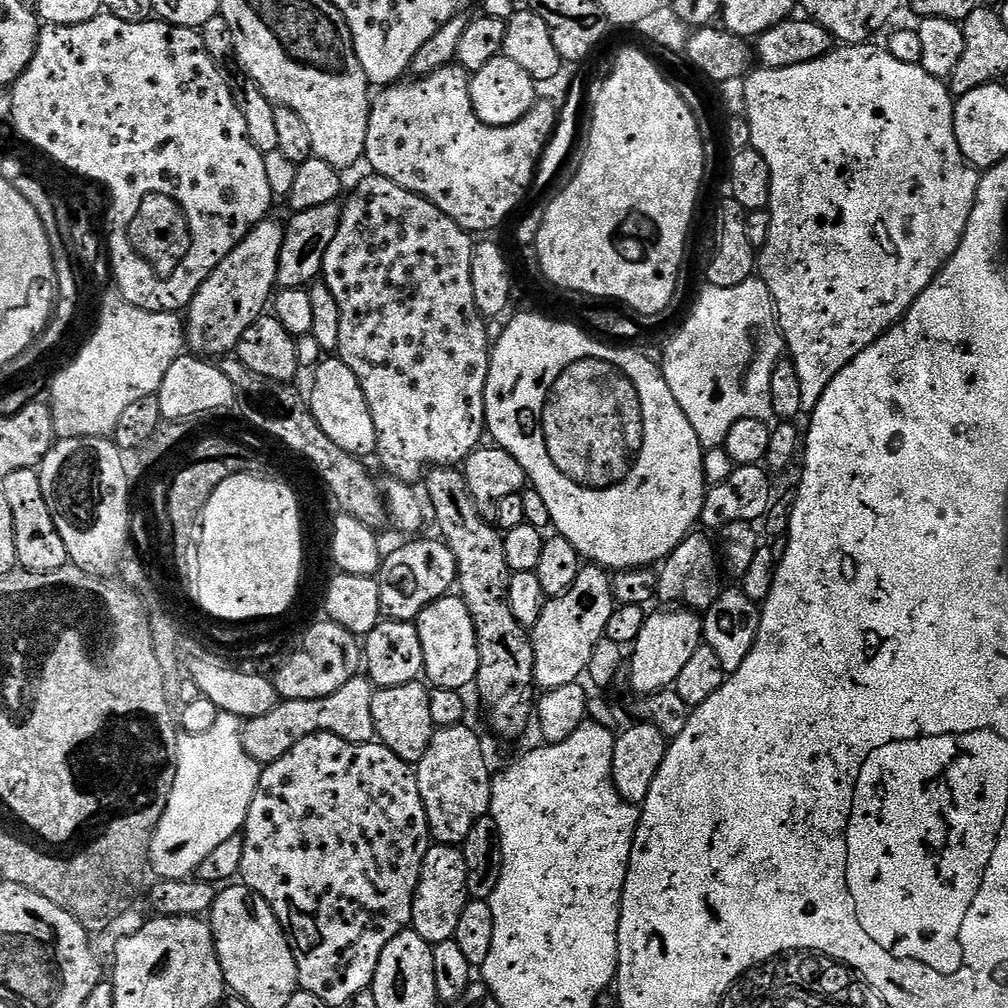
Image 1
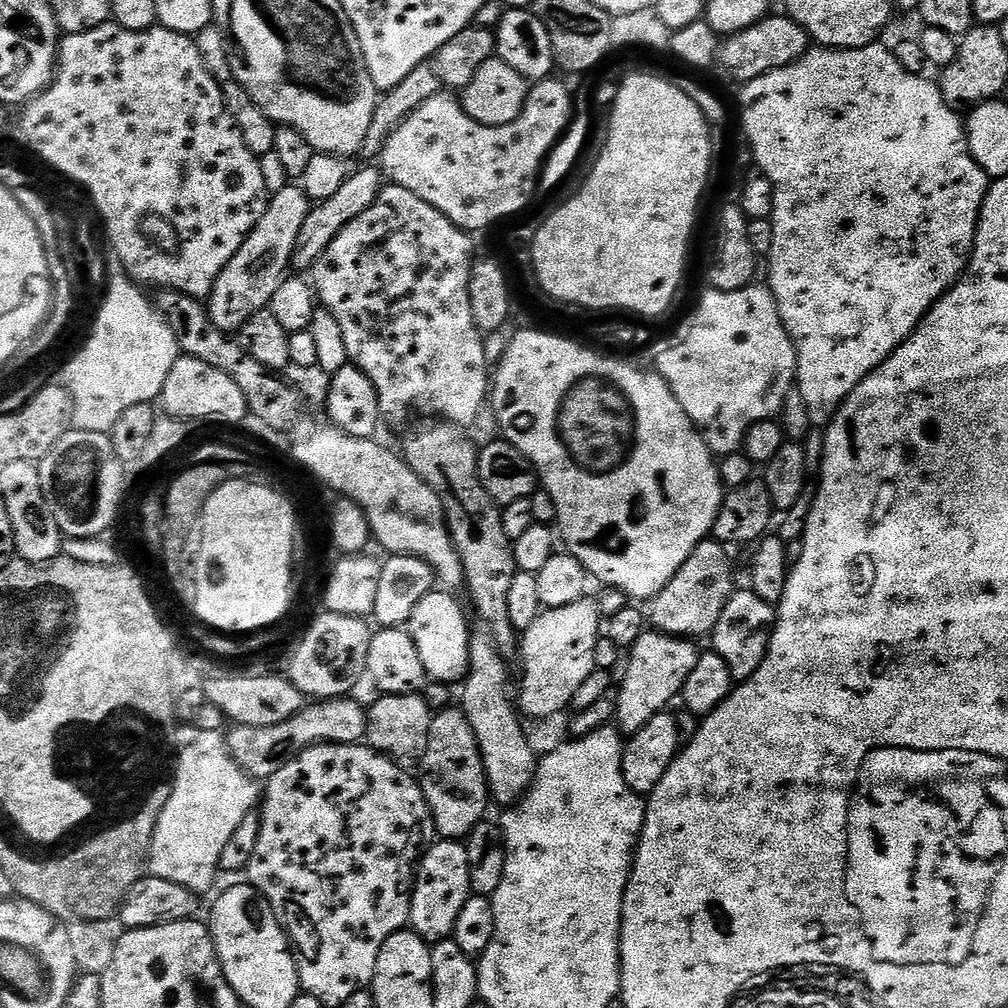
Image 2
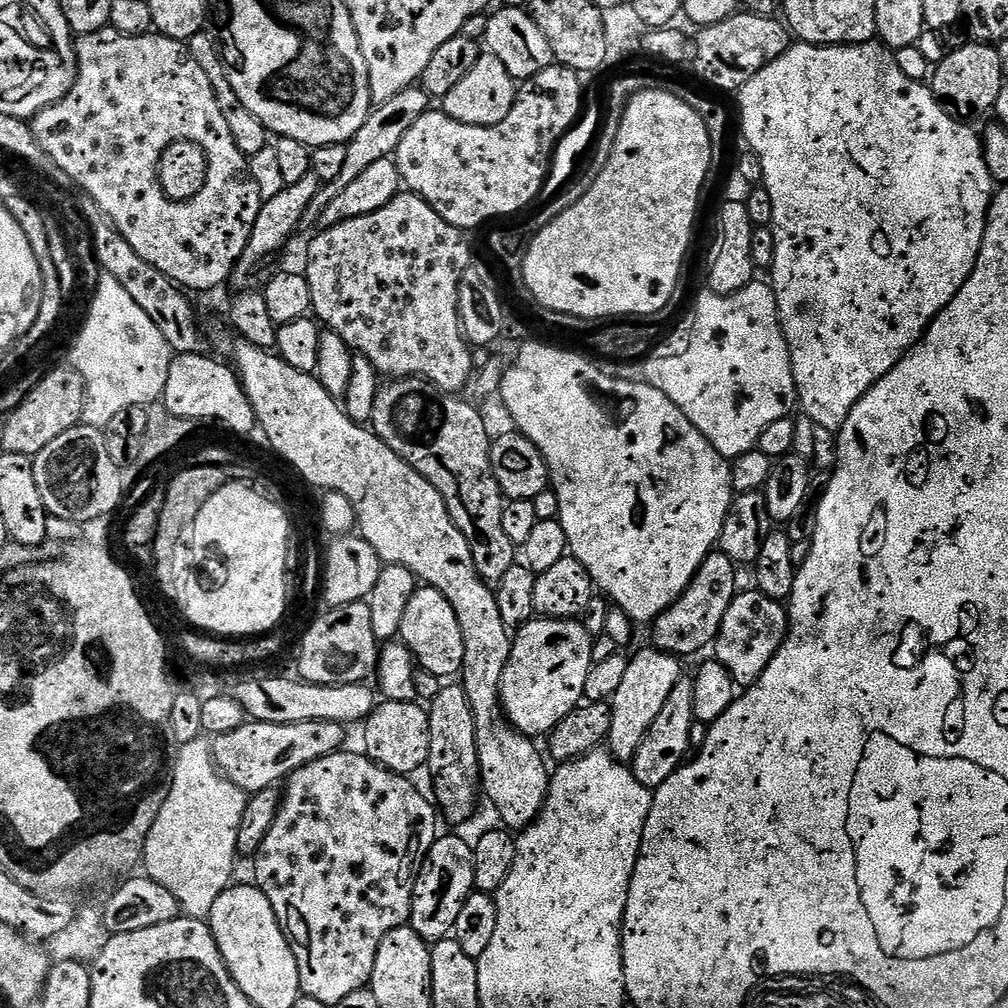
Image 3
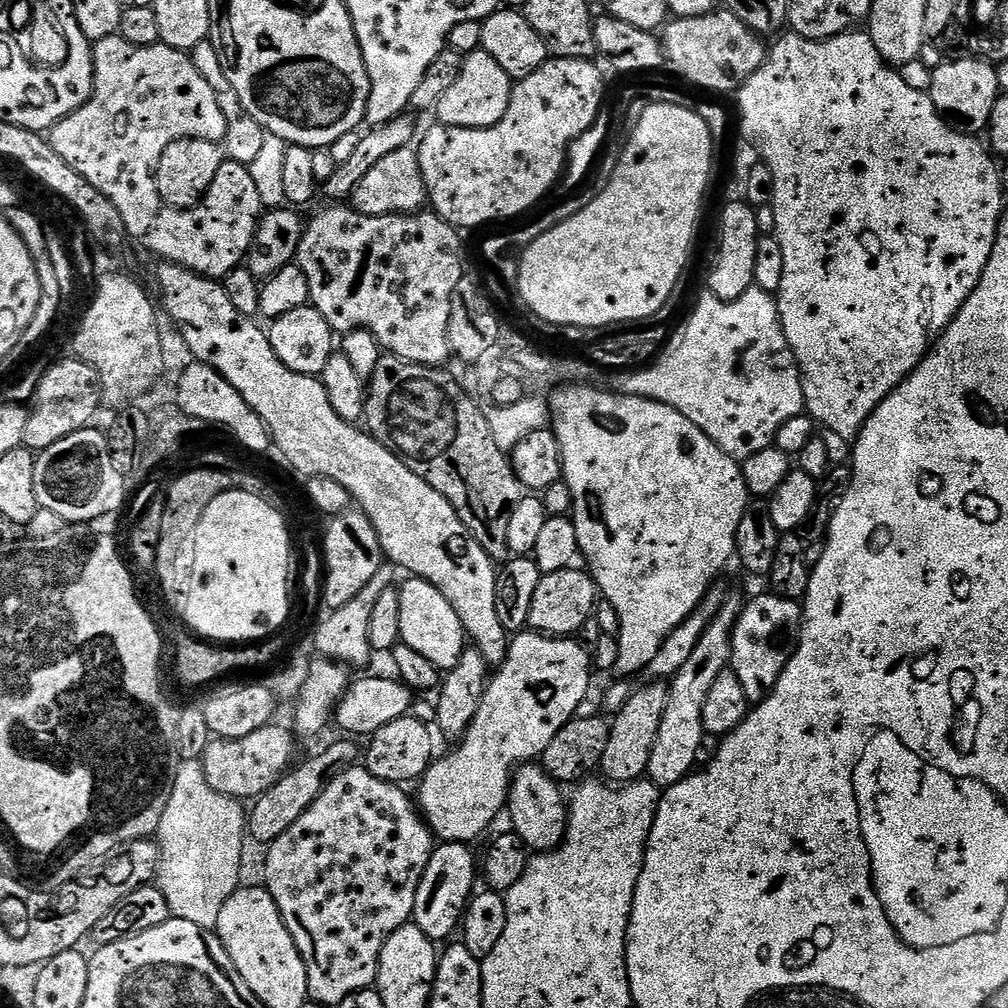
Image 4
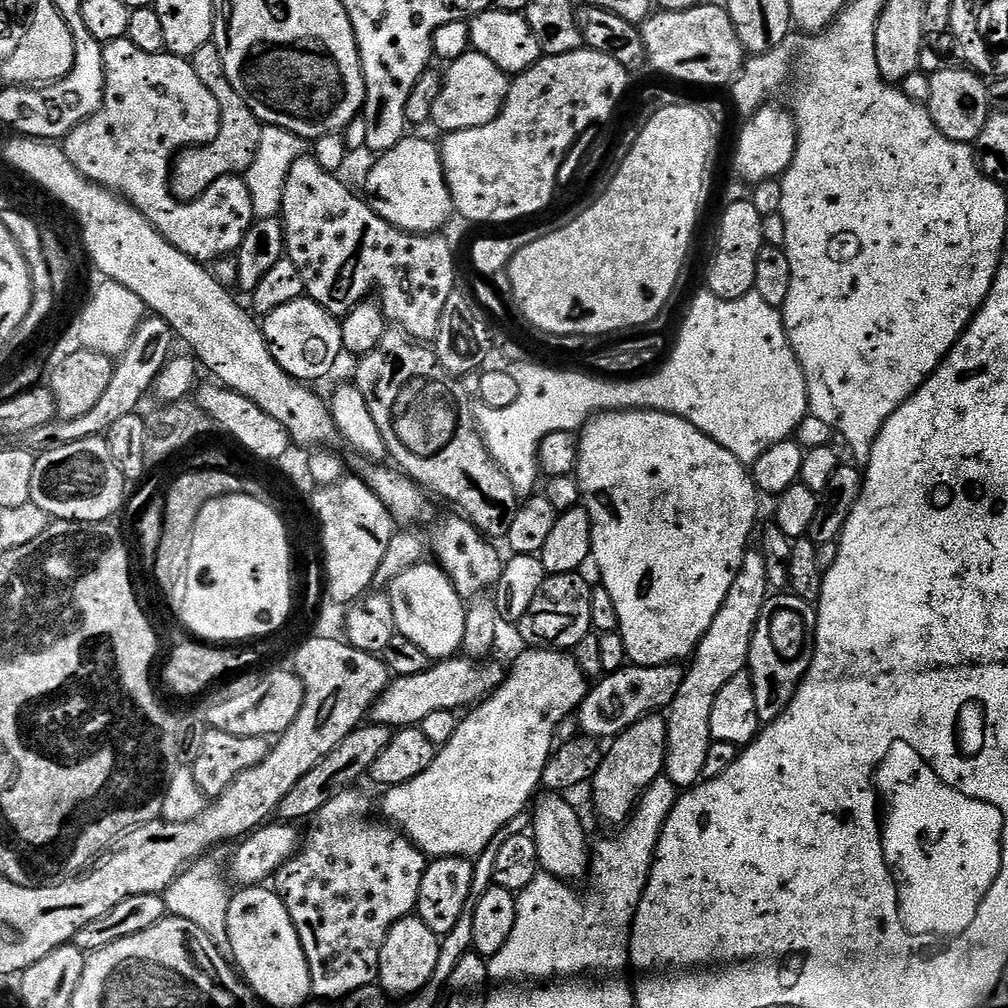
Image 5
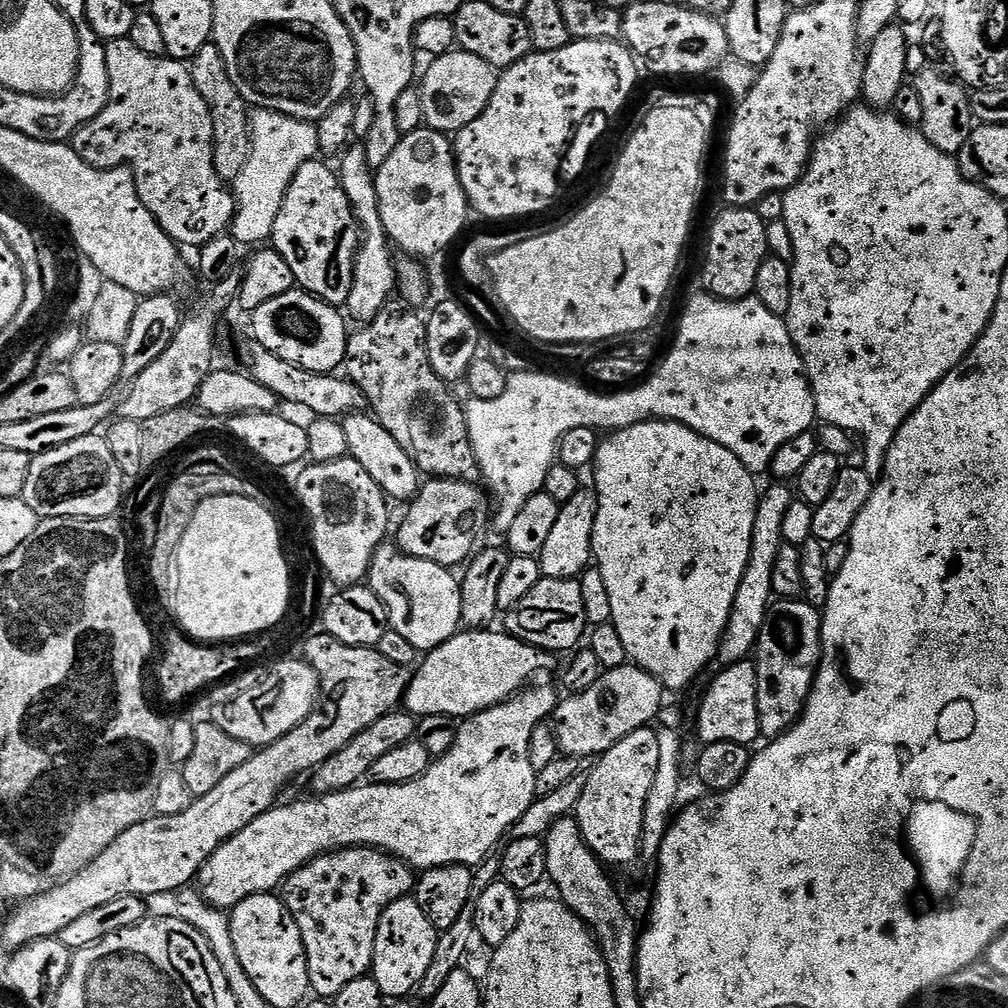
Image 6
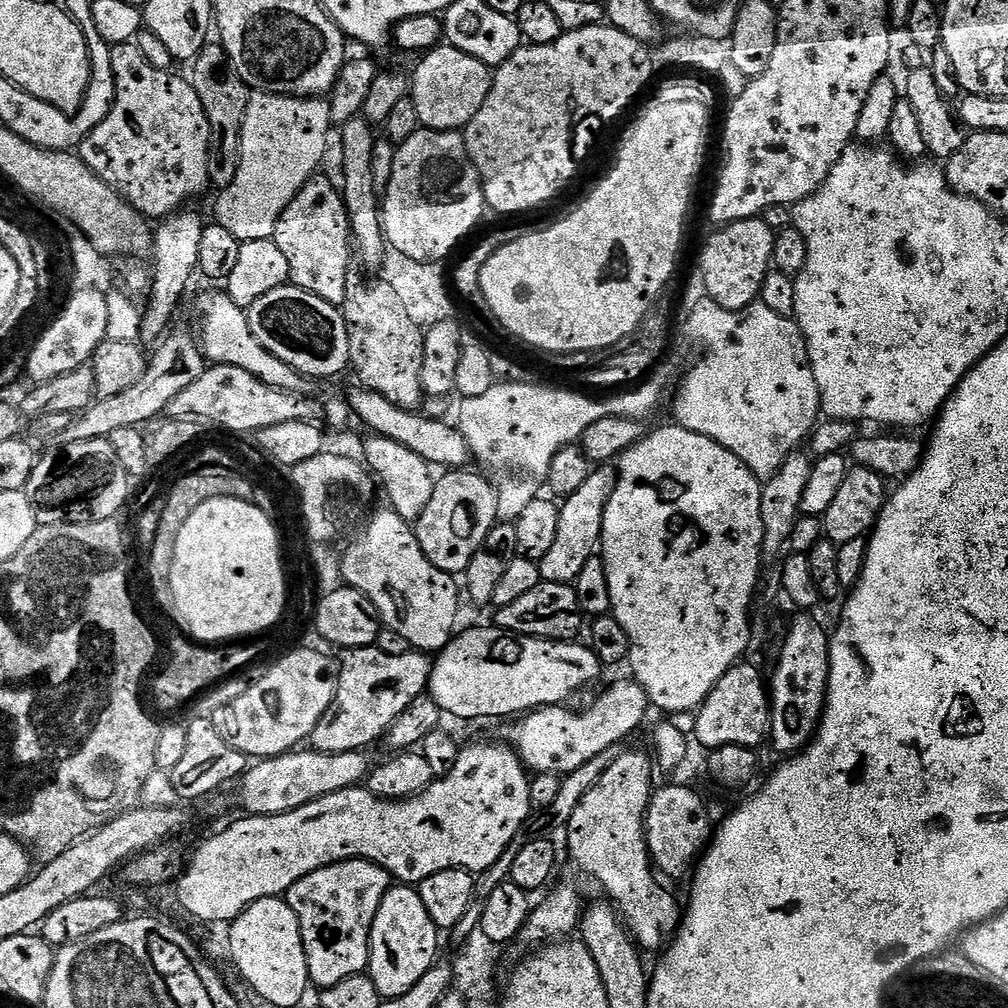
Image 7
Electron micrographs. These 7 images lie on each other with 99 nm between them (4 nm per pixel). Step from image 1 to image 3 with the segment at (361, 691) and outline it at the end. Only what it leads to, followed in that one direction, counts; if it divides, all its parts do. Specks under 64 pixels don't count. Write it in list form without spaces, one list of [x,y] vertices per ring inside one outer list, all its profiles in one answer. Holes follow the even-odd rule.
[[[252,720],[238,726],[238,730],[230,730],[230,734],[215,737],[211,741],[212,756],[227,780],[251,794],[279,785],[302,766],[341,751],[345,747],[344,732],[345,725],[325,720],[293,724]]]

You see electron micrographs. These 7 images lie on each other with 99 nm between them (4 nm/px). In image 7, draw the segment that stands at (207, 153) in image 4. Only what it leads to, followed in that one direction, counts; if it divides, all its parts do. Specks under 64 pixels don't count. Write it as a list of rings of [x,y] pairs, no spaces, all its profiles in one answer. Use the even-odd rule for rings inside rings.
[[[209,42],[198,53],[191,65],[192,89],[202,102],[202,110],[208,112],[210,122],[210,150],[208,151],[208,182],[213,189],[223,190],[234,182],[240,165],[240,135],[246,118],[250,99],[250,89],[234,70],[223,44]],[[193,67],[193,68],[192,68]]]

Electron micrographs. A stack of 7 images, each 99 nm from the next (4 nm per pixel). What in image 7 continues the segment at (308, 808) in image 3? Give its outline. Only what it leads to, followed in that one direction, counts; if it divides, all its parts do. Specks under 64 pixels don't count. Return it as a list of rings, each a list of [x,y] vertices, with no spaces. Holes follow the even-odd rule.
[[[343,860],[314,870],[290,886],[286,899],[302,930],[308,979],[317,989],[329,988],[367,969],[374,918],[393,884],[393,877],[382,866],[368,860]]]

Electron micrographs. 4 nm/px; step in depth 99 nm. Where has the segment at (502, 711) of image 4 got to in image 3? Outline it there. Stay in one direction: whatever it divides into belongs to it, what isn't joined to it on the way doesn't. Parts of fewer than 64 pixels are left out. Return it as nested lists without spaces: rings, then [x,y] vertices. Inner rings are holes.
[[[533,618],[523,624],[515,633],[512,641],[510,662],[504,671],[504,681],[500,687],[500,698],[504,706],[504,715],[508,723],[526,736],[544,738],[553,732],[574,709],[580,707],[584,700],[584,687],[588,675],[594,667],[592,663],[592,646],[594,637],[586,631],[579,619],[550,620]]]

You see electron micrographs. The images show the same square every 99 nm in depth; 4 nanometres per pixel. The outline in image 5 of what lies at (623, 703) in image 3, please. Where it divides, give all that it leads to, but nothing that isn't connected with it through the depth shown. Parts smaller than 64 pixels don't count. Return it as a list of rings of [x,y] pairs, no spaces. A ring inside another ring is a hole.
[[[653,714],[634,722],[601,755],[600,765],[590,781],[592,804],[608,824],[623,826],[628,823],[641,796],[664,770],[668,722],[663,715]]]

